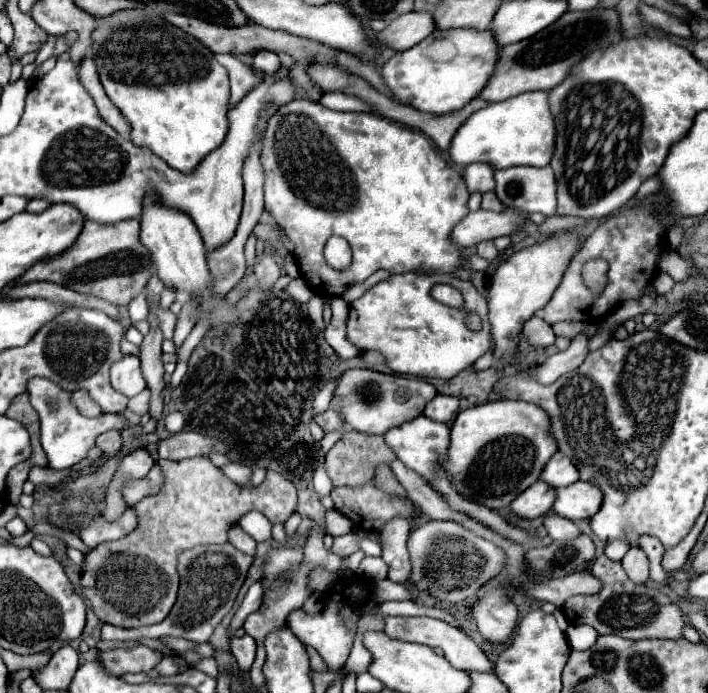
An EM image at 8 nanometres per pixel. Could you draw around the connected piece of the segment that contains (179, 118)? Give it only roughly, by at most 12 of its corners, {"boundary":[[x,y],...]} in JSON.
{"boundary":[[122,10],[92,38],[130,140],[184,174],[228,134],[202,42]]}

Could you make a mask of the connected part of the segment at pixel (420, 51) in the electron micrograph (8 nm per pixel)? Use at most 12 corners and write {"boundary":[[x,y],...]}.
{"boundary":[[452,30],[380,70],[392,98],[444,114],[476,98],[494,70],[490,30]]}

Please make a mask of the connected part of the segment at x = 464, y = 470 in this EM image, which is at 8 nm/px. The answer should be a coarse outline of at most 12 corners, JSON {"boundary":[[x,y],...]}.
{"boundary":[[496,400],[458,412],[440,466],[500,510],[556,450],[544,410]]}

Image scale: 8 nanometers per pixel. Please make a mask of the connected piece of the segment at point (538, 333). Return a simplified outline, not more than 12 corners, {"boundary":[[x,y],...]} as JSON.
{"boundary":[[530,318],[522,334],[532,346],[552,346],[556,336],[548,322]]}

